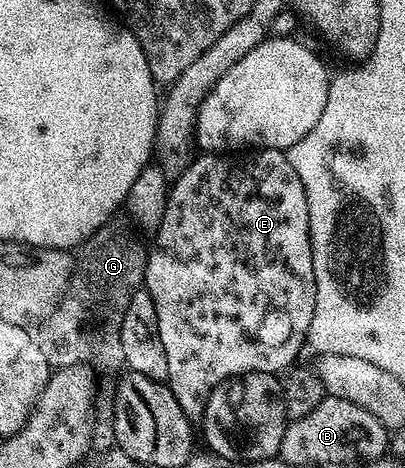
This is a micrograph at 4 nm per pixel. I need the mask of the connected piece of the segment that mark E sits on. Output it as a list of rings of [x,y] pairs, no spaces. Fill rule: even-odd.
[[[257,149],[256,151],[230,151],[227,153],[206,153],[202,152],[200,155],[194,156],[193,161],[187,167],[187,171],[183,171],[183,175],[179,175],[176,181],[172,182],[171,188],[168,190],[168,197],[166,199],[166,207],[163,211],[162,221],[159,223],[156,232],[152,234],[153,239],[148,246],[147,252],[149,258],[145,264],[145,280],[143,288],[151,295],[151,303],[155,307],[155,315],[159,319],[159,339],[163,339],[163,351],[167,351],[167,375],[169,380],[167,382],[169,389],[175,395],[175,399],[179,403],[179,407],[185,413],[186,418],[197,419],[204,418],[205,405],[209,402],[209,397],[213,390],[225,381],[235,377],[240,377],[246,373],[271,373],[274,375],[280,374],[280,369],[285,368],[289,360],[300,351],[301,345],[306,344],[309,335],[309,323],[311,315],[315,309],[315,271],[313,270],[313,244],[309,241],[309,208],[307,207],[307,195],[303,183],[299,179],[299,175],[295,171],[295,167],[291,167],[288,156],[279,149]]]

